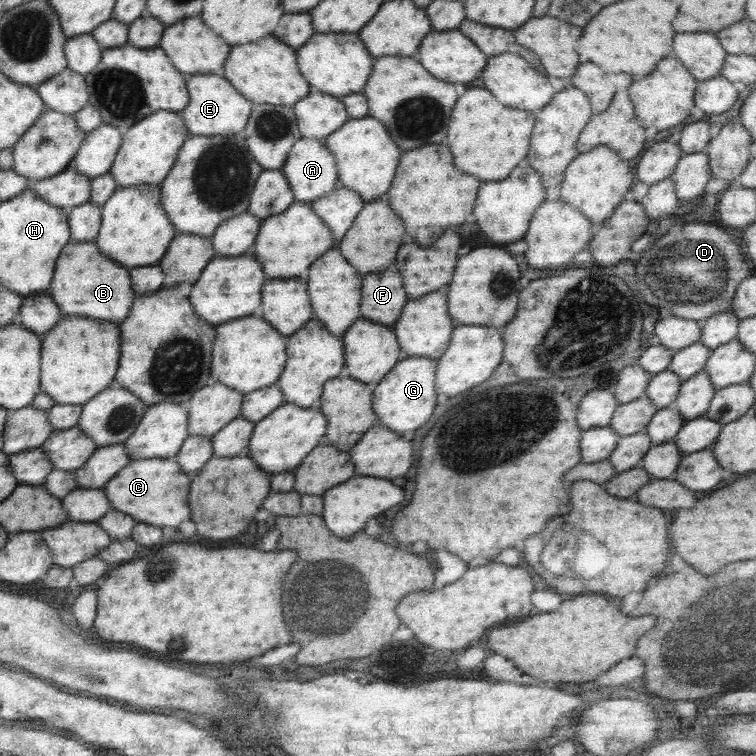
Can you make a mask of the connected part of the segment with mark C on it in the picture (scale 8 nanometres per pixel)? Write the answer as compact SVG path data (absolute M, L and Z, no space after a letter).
M175 457L131 460L102 488L113 509L131 516L138 523L152 524L158 528L176 528L190 518L188 490L190 478L182 472Z

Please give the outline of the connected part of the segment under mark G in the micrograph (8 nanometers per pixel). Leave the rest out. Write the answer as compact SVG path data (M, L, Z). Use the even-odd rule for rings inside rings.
M408 357L398 361L396 366L373 386L372 406L380 424L398 434L424 426L436 406L436 369L437 360L428 357Z

